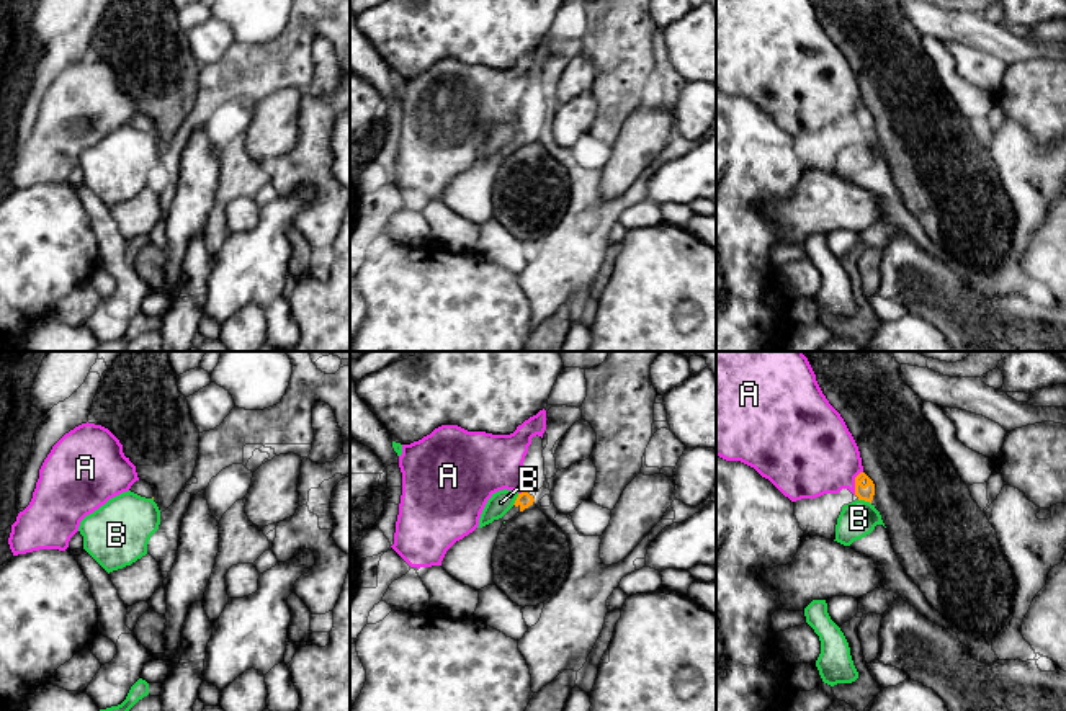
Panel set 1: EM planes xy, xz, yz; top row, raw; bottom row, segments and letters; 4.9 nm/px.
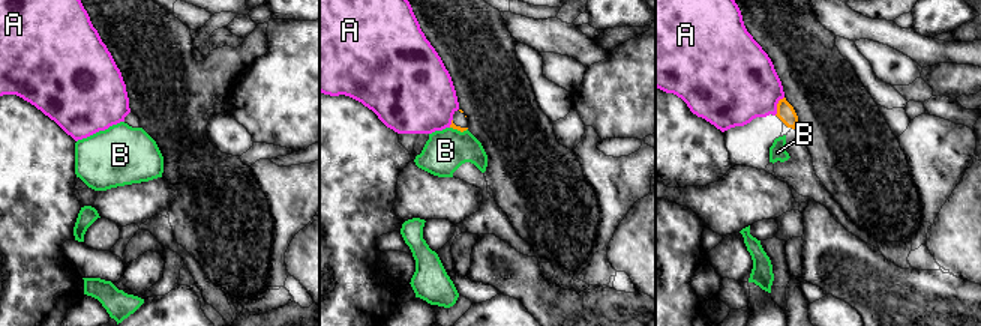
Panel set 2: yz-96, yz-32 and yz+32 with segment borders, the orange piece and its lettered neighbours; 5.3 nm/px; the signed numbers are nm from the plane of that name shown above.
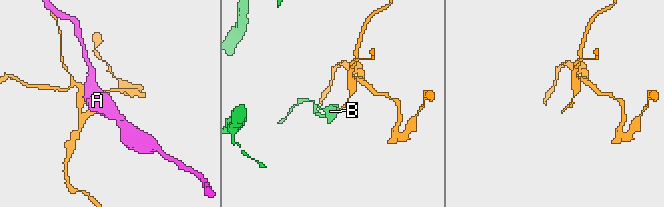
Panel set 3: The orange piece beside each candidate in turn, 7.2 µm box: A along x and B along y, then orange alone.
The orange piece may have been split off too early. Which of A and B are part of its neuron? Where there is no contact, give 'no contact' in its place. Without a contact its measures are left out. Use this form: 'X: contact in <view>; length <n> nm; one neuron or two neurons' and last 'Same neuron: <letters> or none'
A: contact in yz; length 130 nm; two neurons
B: contact in yz; length 70 nm; two neurons
Same neuron: none

